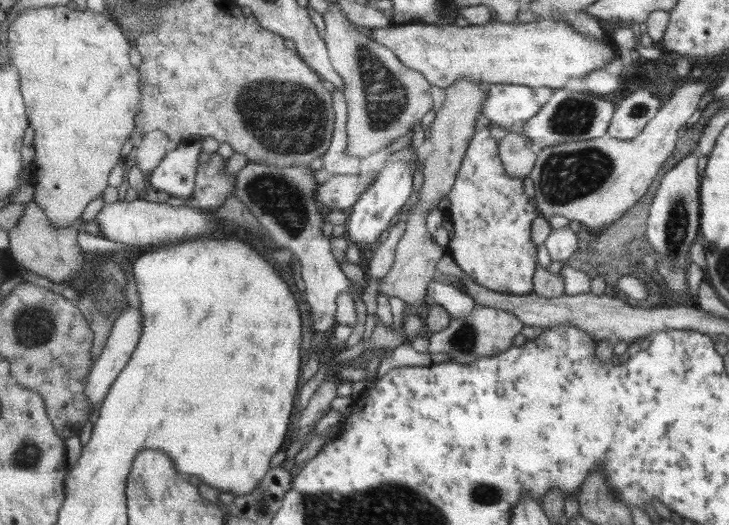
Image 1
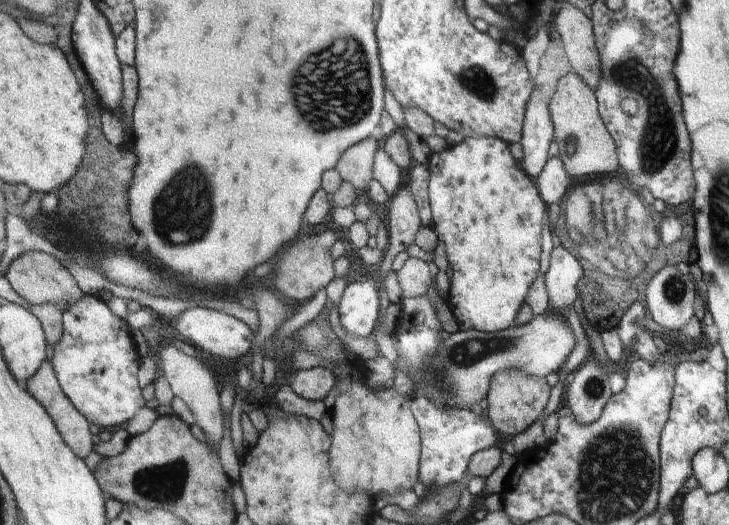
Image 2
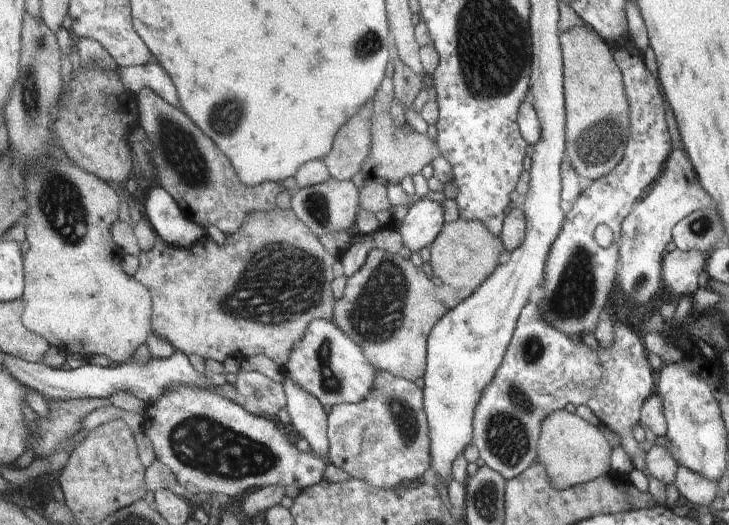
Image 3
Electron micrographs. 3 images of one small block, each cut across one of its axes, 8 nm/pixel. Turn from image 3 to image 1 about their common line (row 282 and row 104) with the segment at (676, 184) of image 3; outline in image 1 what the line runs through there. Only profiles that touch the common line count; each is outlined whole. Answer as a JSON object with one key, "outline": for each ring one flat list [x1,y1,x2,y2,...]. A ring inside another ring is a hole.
{"outline":[[646,89,631,92,615,106,606,134,621,140,635,138,660,105,659,99]]}

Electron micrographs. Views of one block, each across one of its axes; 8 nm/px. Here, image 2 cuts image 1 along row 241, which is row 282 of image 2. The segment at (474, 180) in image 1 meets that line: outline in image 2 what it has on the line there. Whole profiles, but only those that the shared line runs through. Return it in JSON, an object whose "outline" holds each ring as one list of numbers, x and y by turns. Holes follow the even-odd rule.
{"outline":[[470,137,465,140,459,139,457,145,448,144,443,152,430,154,427,168,430,173,429,189,433,214,431,228,443,244,445,255,447,255,447,265,451,268,451,280,448,280,449,289,445,303,455,317,458,331,474,329,481,333,497,333,513,327,515,316,523,305,529,286,538,274,541,225,547,219,546,205,539,197,534,180,522,172,519,162,514,160,509,153,508,145,504,141,492,137]]}

